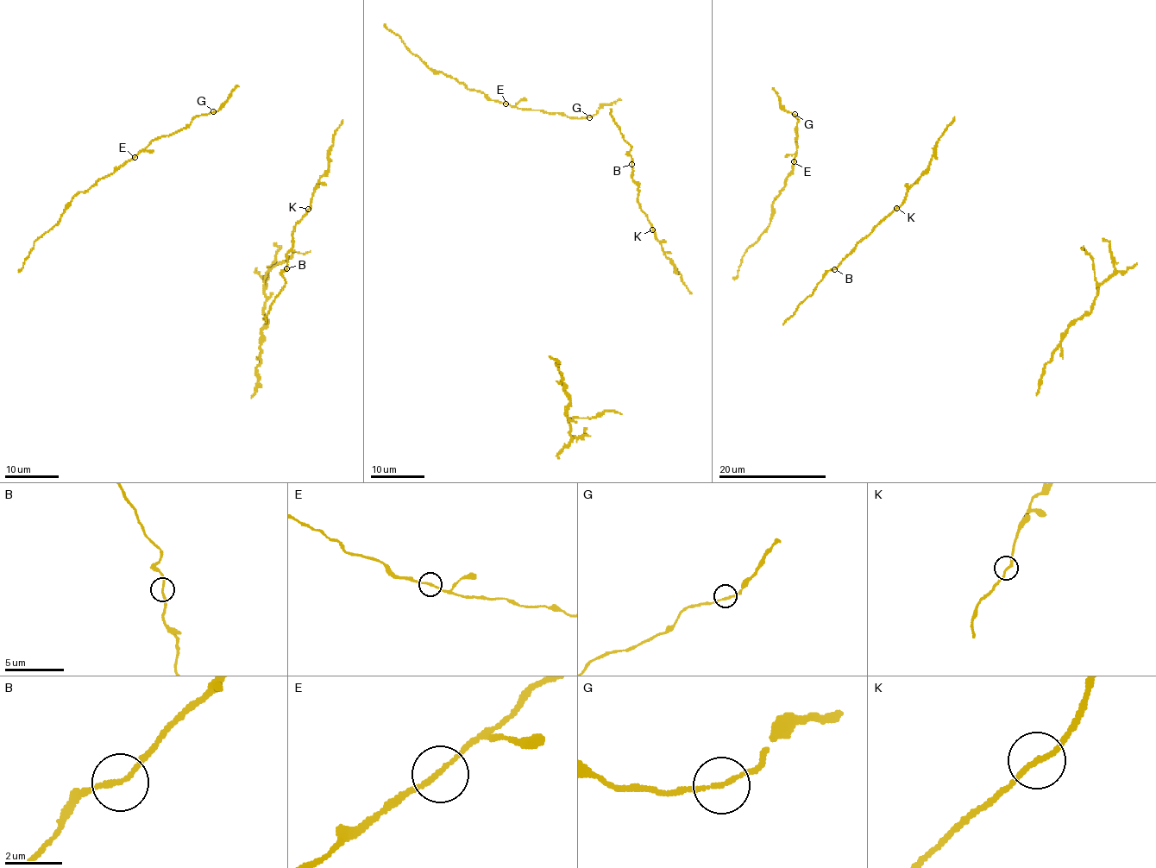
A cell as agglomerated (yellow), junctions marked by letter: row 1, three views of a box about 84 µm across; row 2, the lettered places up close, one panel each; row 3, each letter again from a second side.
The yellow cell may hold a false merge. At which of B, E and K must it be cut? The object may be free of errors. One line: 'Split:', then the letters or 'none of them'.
Split: none of them

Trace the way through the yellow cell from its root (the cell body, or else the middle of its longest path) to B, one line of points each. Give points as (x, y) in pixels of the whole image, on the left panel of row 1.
B: (302, 216), (293, 231), (286, 268)

